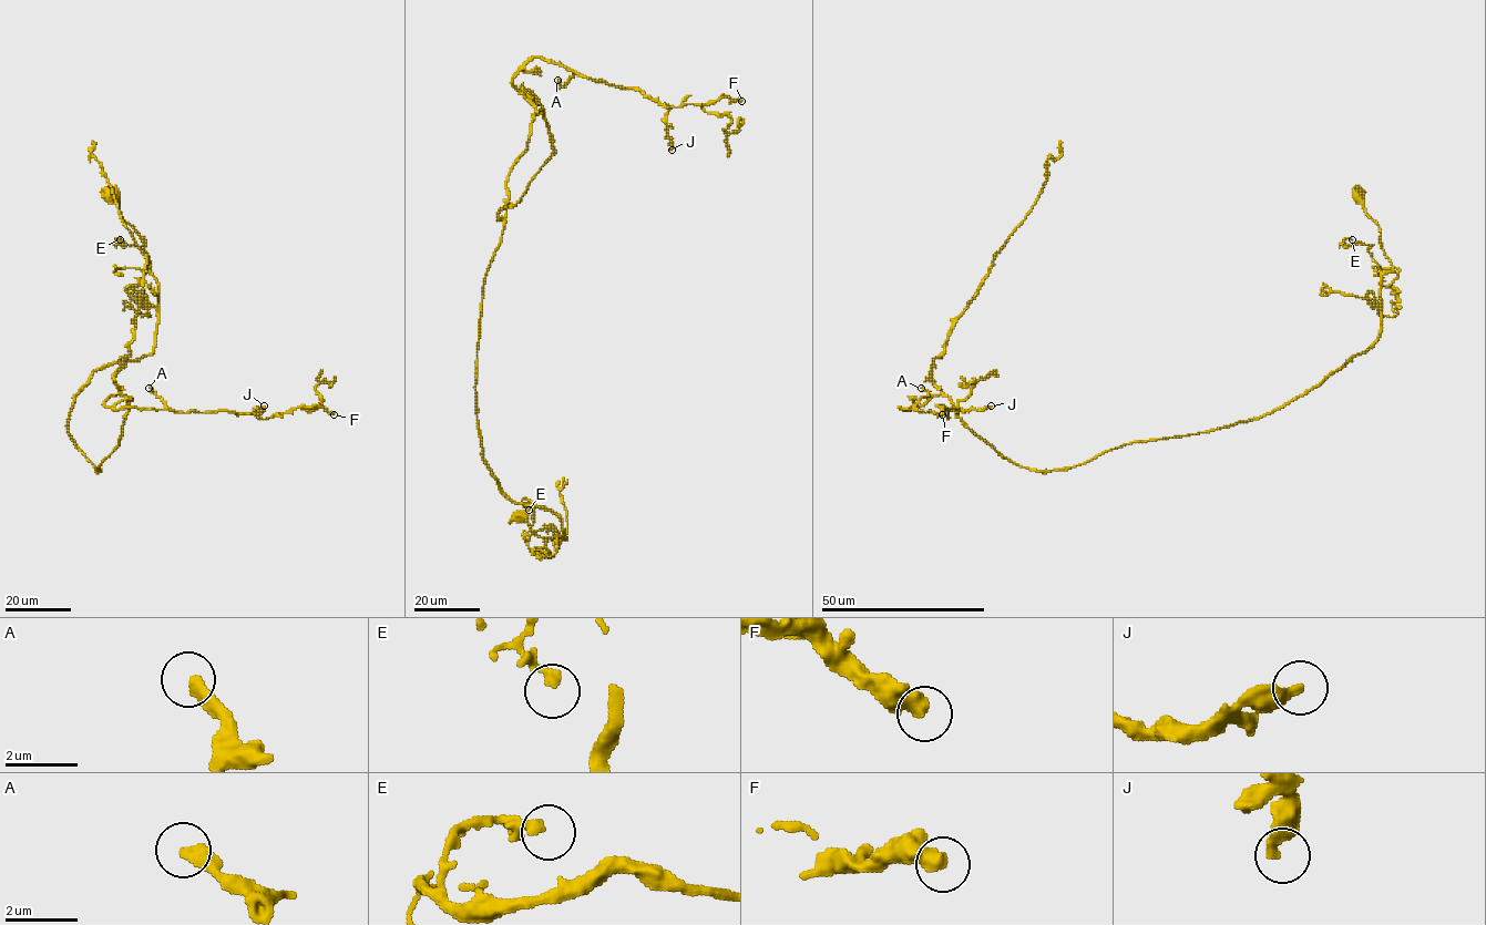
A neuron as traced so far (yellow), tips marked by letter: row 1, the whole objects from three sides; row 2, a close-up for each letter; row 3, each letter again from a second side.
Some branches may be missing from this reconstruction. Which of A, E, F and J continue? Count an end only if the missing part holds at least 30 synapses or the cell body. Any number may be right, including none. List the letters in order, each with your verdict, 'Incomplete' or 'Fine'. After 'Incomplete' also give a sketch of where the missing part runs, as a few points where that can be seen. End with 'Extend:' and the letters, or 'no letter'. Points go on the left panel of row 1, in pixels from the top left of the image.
A: Fine
E: Fine
F: Fine
J: Incomplete. Course of what is missing: (264, 406), (276, 392), (308, 390)
Extend: J

